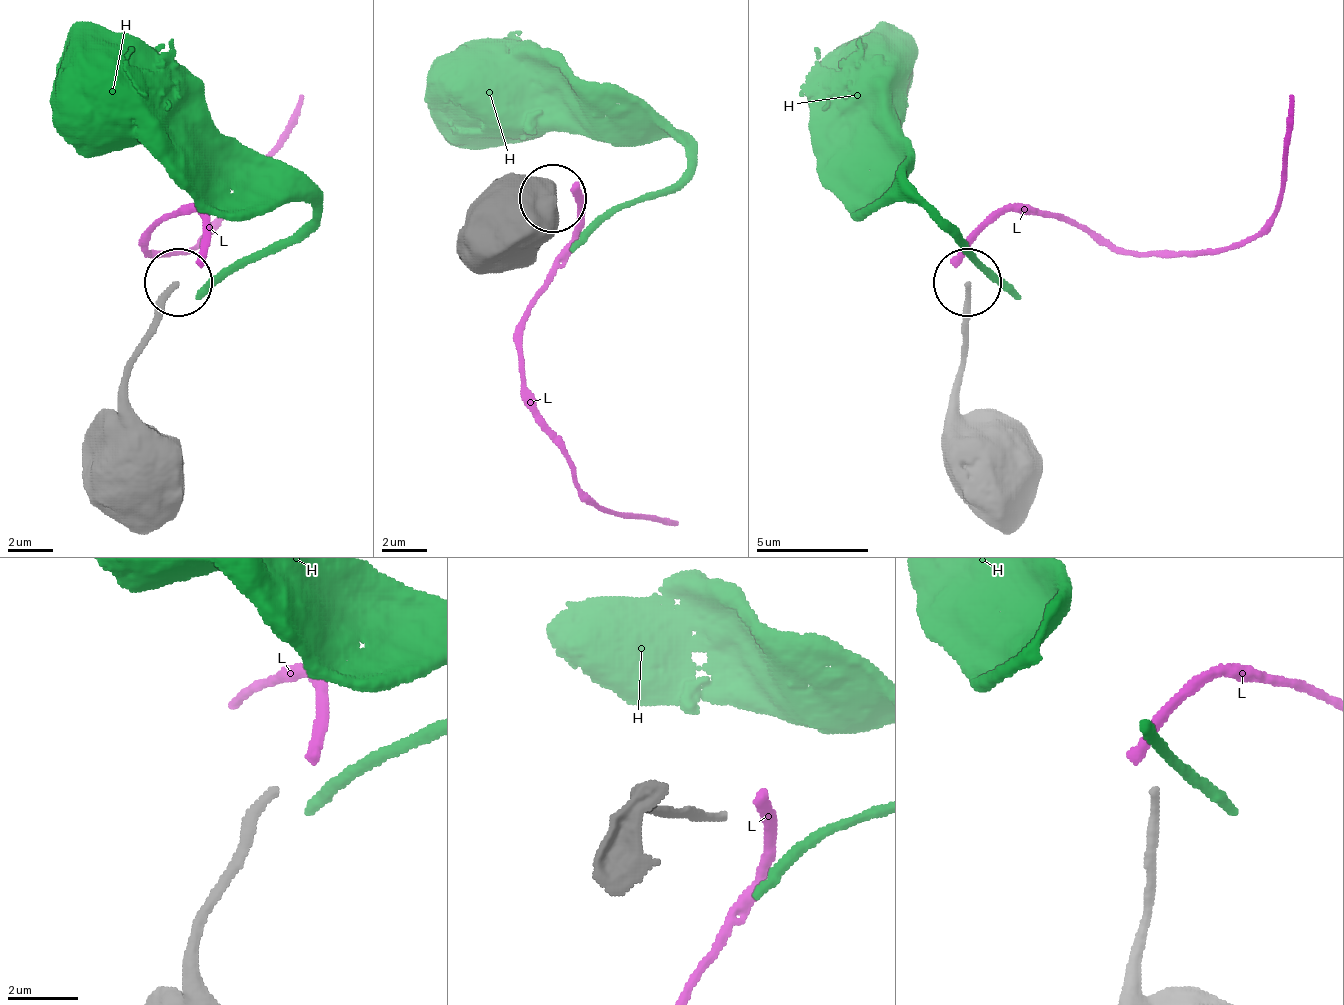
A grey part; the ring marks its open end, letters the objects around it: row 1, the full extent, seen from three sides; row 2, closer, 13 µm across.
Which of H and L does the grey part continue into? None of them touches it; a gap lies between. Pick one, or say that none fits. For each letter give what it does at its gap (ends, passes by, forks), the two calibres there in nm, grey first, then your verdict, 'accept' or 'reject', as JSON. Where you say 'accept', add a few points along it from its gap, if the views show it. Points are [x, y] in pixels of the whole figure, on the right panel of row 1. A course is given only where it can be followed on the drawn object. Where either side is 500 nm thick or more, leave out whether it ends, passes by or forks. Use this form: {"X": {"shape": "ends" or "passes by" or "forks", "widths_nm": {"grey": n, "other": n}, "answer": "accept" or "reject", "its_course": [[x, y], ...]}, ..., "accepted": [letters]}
{"H": {"shape": "passes by", "widths_nm": {"grey": 240, "other": 320}, "answer": "reject"}, "L": {"shape": "ends", "widths_nm": {"grey": 240, "other": 360}, "answer": "accept", "its_course": [[960, 261], [994, 221], [1028, 210], [1096, 232], [1141, 255], [1214, 255], [1277, 210], [1294, 96]]}, "accepted": ["L"]}

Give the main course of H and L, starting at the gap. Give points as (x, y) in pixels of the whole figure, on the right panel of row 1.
H: (999, 283), (903, 176), (897, 142), (897, 113), (869, 85)
L: (960, 261), (994, 221), (1028, 210), (1096, 232), (1141, 255), (1214, 255), (1277, 210), (1294, 96)

